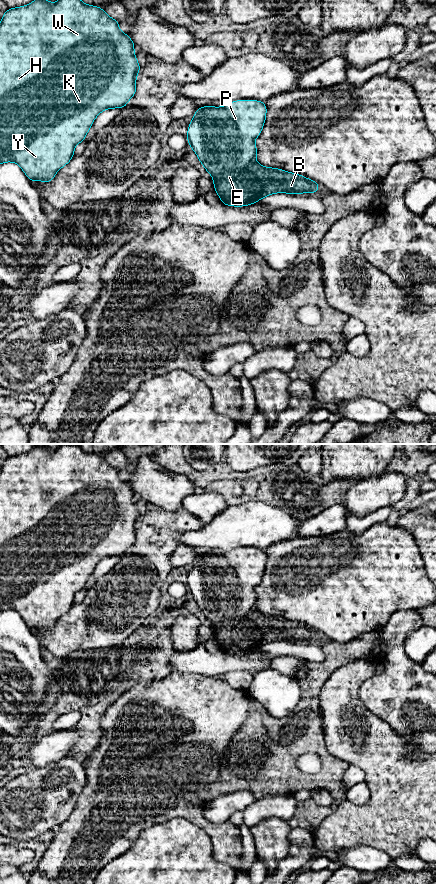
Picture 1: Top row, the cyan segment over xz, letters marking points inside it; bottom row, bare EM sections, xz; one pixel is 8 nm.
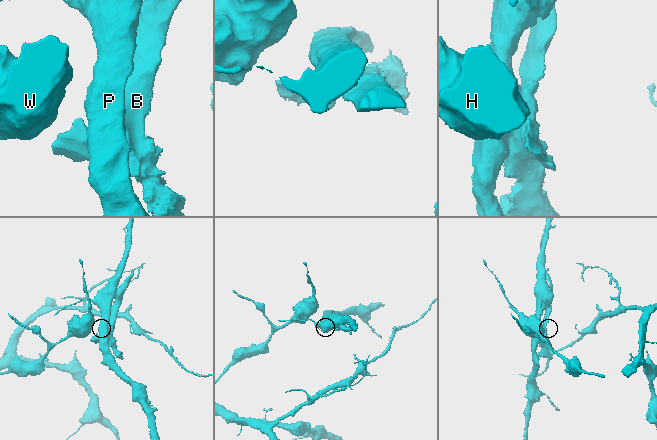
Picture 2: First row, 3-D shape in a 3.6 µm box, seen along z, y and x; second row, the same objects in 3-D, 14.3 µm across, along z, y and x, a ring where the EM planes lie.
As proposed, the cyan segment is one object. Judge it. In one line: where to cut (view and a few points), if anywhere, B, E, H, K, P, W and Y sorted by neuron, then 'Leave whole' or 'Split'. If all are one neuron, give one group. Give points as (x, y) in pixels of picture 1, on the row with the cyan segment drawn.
Split along xz (255, 160), (240, 168), (221, 168), (211, 174). Groups: B E / H K P W Y. Split

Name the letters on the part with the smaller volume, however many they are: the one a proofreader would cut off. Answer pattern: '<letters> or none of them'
B, E

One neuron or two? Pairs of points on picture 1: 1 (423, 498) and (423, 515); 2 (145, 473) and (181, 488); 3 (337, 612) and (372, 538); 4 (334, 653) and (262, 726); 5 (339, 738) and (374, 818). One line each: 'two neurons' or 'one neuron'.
1: two neurons
2: one neuron
3: one neuron
4: one neuron
5: one neuron

